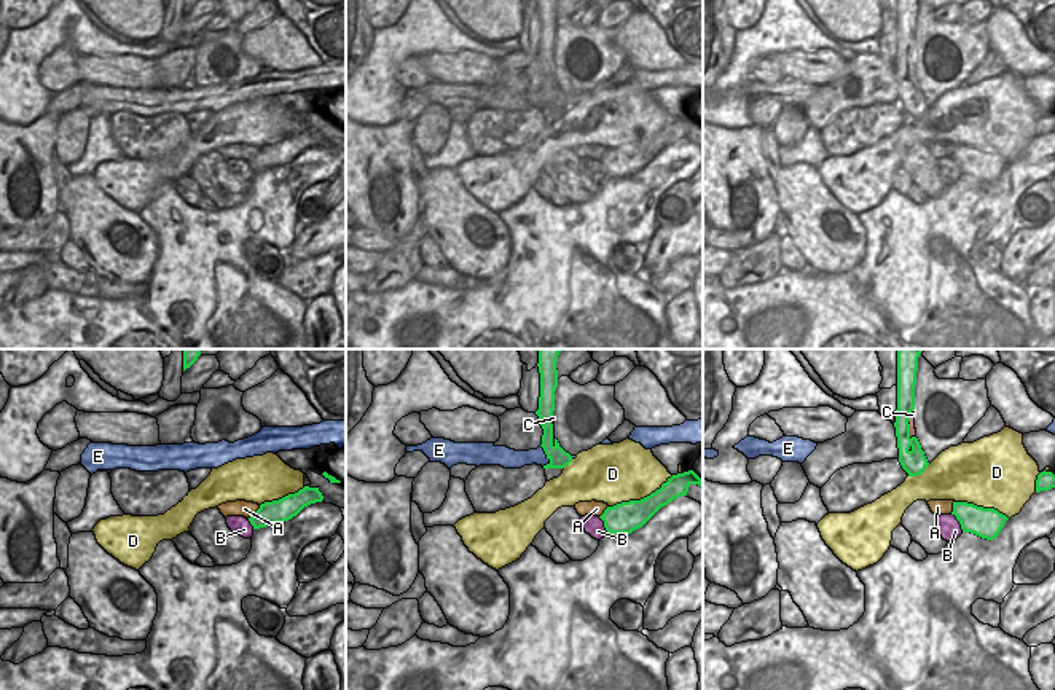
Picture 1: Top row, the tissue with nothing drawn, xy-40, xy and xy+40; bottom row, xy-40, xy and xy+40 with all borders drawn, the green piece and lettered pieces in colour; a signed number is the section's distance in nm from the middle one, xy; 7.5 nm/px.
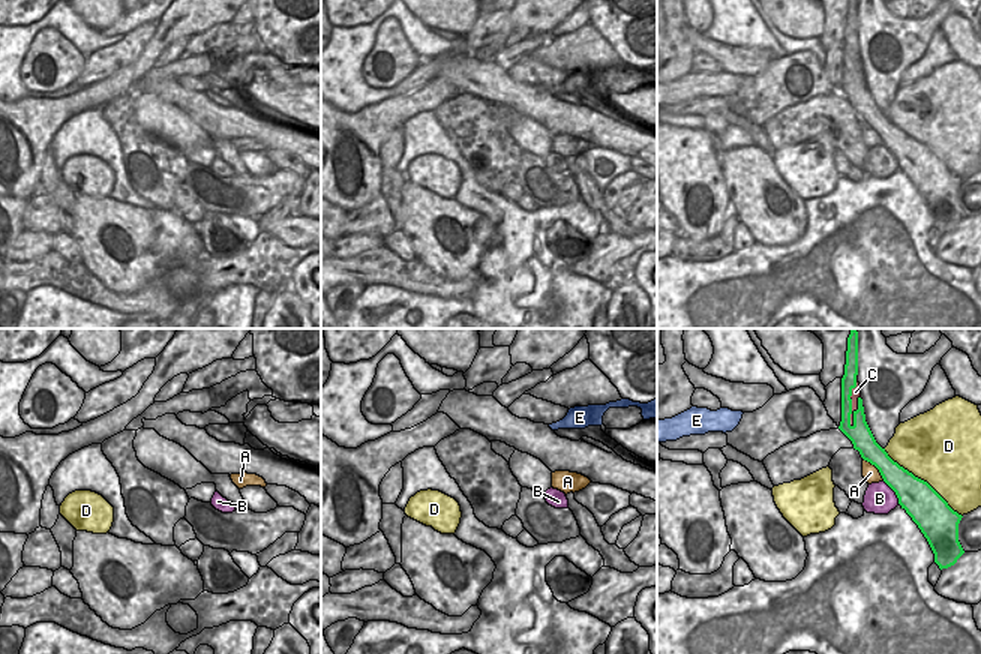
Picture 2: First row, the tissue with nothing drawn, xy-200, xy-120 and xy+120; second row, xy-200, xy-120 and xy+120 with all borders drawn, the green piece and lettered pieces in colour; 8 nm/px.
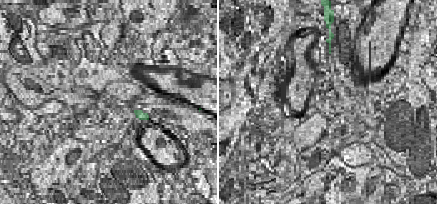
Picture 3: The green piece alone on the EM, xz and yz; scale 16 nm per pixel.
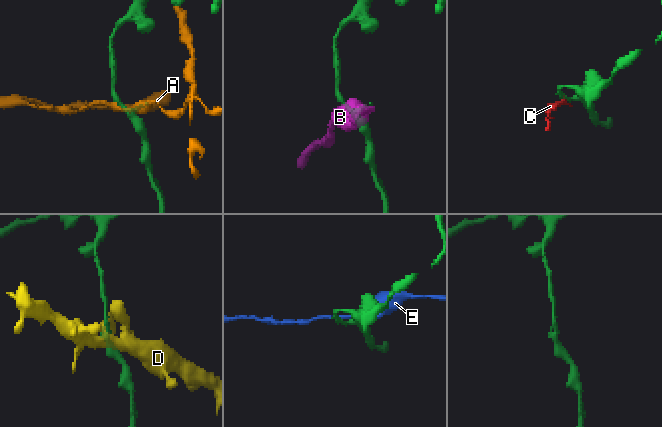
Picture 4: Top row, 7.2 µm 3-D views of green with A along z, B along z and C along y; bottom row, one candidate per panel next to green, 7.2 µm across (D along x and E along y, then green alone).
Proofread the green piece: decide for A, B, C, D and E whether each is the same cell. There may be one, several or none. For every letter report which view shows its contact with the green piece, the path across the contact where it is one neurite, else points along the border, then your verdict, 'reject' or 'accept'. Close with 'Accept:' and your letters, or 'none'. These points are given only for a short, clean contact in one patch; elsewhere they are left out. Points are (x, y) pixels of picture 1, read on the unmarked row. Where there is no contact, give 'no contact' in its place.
A: contact in xy-40; reject
B: contact in xy+40; border xy+40 (952, 156), (963, 174); reject
C: contact in xy; reject
D: contact in xy; reject
E: contact in xy; border xy (541, 88), (549, 104), (545, 109); reject
Accept: none

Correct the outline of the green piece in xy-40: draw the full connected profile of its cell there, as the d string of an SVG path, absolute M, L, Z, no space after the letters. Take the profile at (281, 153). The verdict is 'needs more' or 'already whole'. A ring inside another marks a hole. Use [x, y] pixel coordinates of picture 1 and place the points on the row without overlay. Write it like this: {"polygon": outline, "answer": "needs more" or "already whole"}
{"polygon": "M304 129L295 137L288 137L279 143L265 145L249 161L253 172L273 169L276 166L284 166L296 159L304 150L322 145L324 139L319 131Z", "answer": "already whole"}

